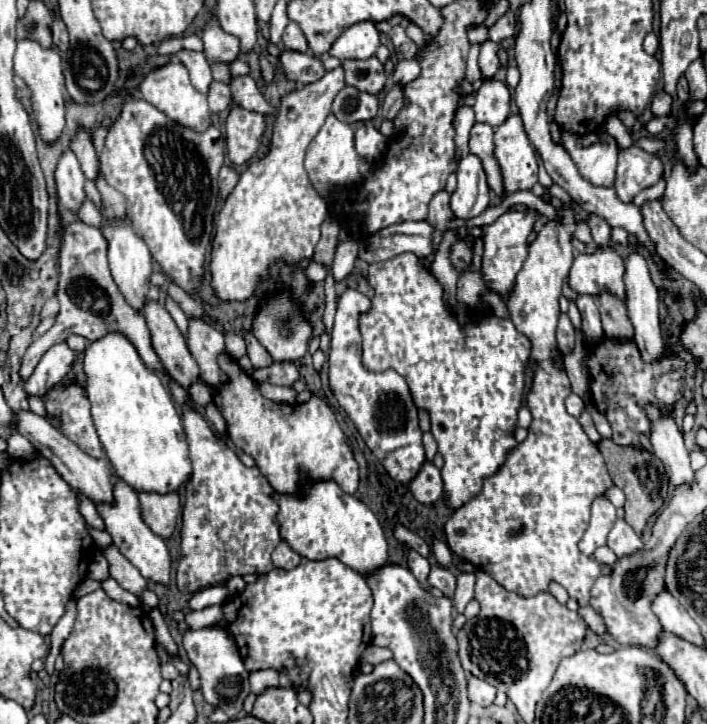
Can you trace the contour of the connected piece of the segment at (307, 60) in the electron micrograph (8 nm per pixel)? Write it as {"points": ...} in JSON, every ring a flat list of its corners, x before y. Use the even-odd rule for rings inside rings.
{"points":[[282,51,280,65,282,65,284,75,288,79,300,83,300,85,308,85,312,81,318,81,326,73,322,63,314,55,310,55,310,53]]}

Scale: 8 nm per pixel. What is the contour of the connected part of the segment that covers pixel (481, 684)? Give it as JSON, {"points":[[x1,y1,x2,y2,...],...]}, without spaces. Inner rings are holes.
{"points":[[472,675,468,677,468,699,470,699,470,703,484,707,484,705,492,705,494,697,496,697,496,687,488,685,486,681,482,681,478,677,472,677]]}

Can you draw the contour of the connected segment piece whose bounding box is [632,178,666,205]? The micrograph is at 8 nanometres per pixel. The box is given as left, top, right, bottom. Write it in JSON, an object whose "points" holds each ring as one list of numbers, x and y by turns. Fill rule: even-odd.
{"points":[[660,179,660,181,658,181,656,185,646,188,638,195,636,195,636,197,634,197,634,199,632,200,632,203,634,205,643,205,646,202,661,199,664,195,665,188,665,179]]}

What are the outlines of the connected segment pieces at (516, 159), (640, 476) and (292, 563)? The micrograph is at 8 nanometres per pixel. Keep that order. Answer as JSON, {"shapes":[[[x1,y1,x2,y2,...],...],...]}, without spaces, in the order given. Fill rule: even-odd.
{"shapes":[[[510,115,504,125,494,133,496,159,502,167,506,193,532,189,538,181,538,163,534,157,534,147,524,133,524,123,520,115]],[[602,439,598,443,604,459,606,459,606,467,616,483,616,487,620,487,624,493,626,493,626,505,624,505,624,511,626,511,626,523,640,535,648,517,662,507,664,499,668,497,668,475,664,471,664,465,662,461,654,455,654,453,648,453,648,449,640,447,640,445,616,445,612,439],[622,471,624,471,624,487,622,485]],[[282,541,282,543,274,549,274,553,272,553,272,561,274,561,274,565,280,567,280,569,294,569,294,567,300,563,300,559,302,559,302,557,300,557,296,551,292,551,286,541]]]}

